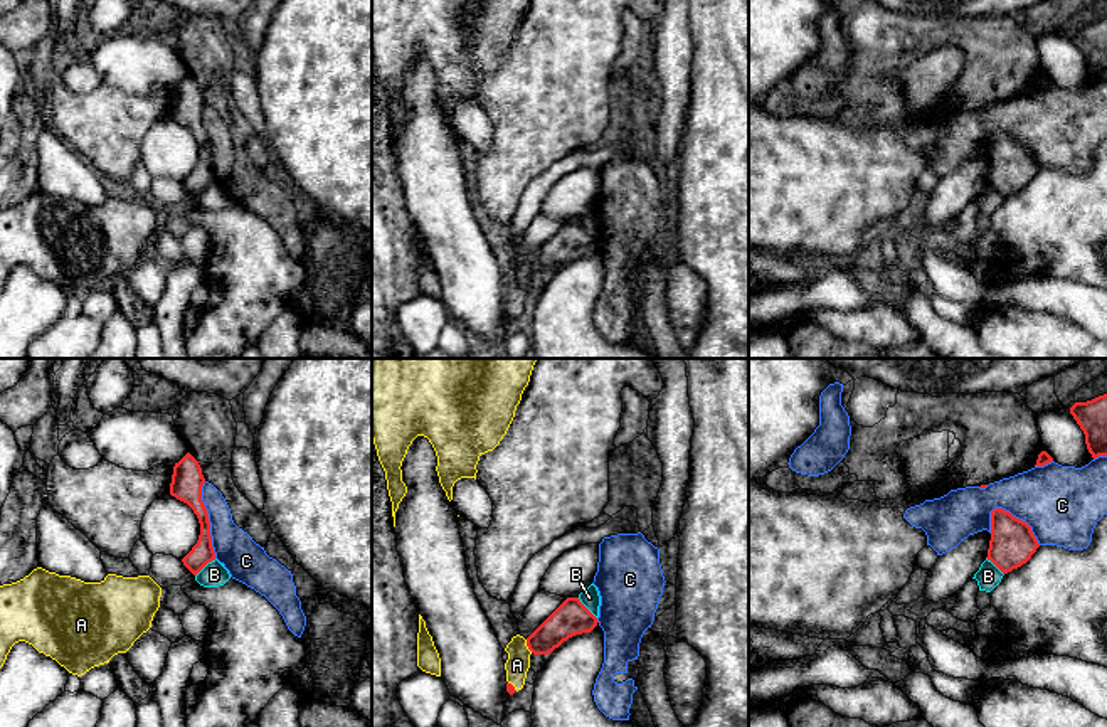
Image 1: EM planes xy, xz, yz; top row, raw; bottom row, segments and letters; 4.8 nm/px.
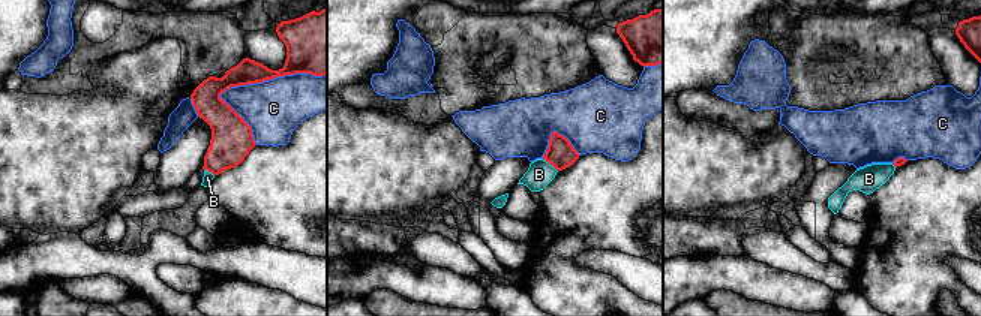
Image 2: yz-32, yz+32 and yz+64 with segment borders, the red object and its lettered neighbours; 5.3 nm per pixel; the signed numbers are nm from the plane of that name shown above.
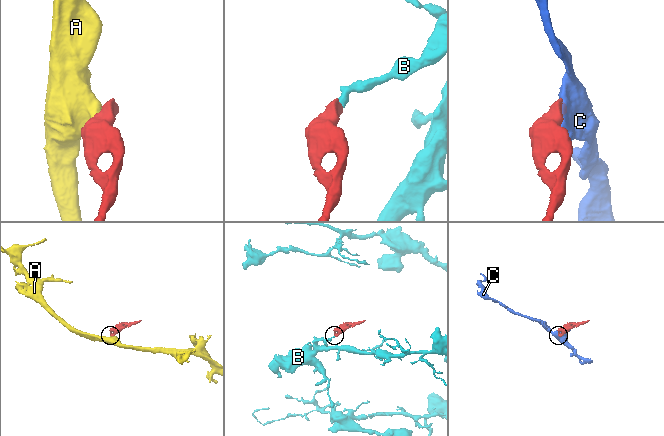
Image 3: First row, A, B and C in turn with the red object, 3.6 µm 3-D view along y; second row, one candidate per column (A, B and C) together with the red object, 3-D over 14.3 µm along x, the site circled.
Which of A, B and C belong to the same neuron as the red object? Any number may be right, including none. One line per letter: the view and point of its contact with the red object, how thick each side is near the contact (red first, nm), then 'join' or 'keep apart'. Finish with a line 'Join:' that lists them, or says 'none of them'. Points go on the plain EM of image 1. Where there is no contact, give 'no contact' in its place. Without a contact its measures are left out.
A: xz (527, 268) | 170/120 nm | join
B: xy (206, 187) | 110/120 nm | keep apart
C: yz (1018, 142) | 220/360 nm | keep apart
Join: A

